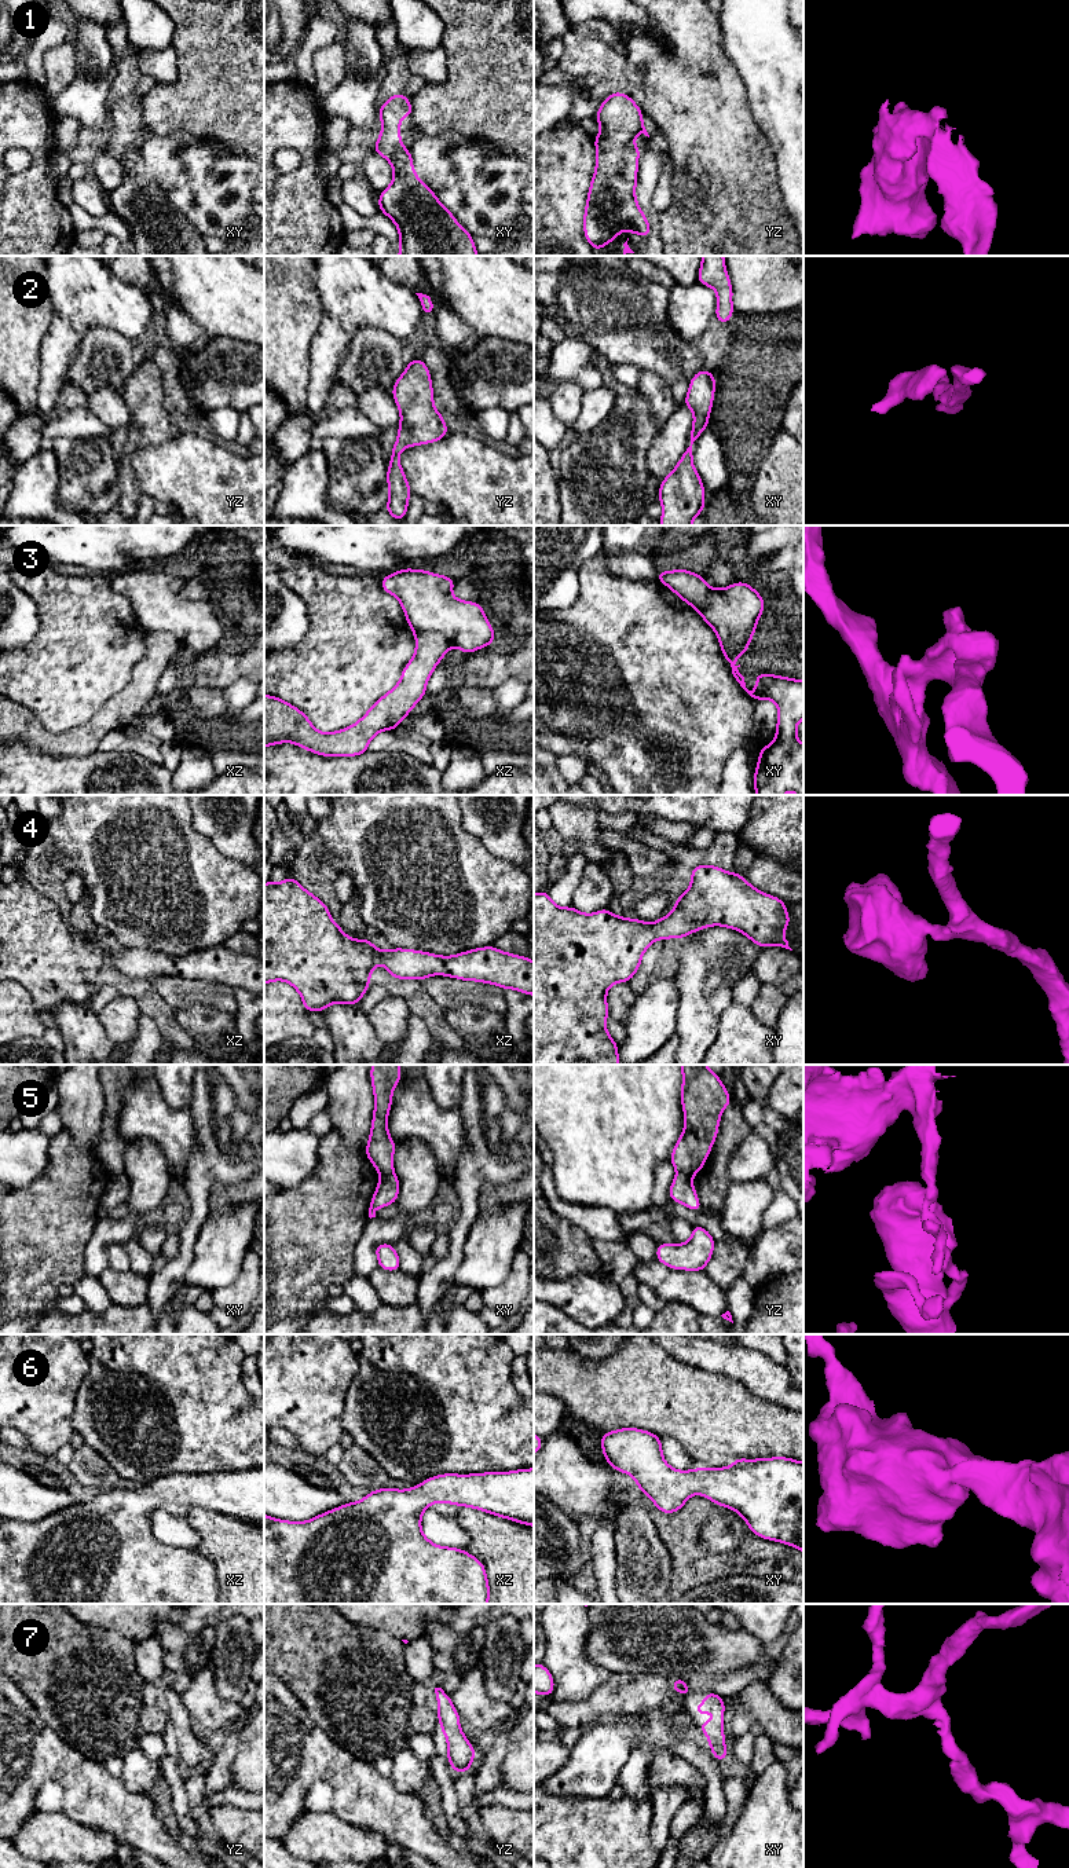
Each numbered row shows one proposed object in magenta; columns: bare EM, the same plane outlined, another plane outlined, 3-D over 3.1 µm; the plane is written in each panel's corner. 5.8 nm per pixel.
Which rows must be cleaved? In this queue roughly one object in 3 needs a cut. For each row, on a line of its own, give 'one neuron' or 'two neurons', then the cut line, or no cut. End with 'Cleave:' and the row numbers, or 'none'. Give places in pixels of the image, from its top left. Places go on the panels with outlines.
1: one neuron; cut none
2: one neuron; cut none
3: two neurons; cut xz (413, 630), (436, 630), (451, 645)
4: one neuron; cut none
5: two neurons; cut yz (677, 1171), (683, 1171), (691, 1178)
6: one neuron; cut none
7: one neuron; cut none
Cleave: 3, 5

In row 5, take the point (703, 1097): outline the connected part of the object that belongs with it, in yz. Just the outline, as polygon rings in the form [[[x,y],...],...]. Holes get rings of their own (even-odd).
[[[681,1065],[681,1073],[681,1105],[685,1125],[669,1161],[677,1172],[684,1172],[692,1177],[704,1166],[718,1135],[721,1114],[724,1109],[732,1103],[732,1099],[718,1074],[711,1072],[706,1065]]]

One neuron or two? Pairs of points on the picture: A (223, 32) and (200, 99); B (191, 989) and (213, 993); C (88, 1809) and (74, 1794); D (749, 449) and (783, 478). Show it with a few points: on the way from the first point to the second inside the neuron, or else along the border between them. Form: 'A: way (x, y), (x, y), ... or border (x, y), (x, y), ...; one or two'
A: way (223, 48), (223, 76), (216, 83); one
B: way (197, 992), (208, 993); one
C: way (85, 1805), (79, 1798); one
D: border (778, 431), (754, 478); two

